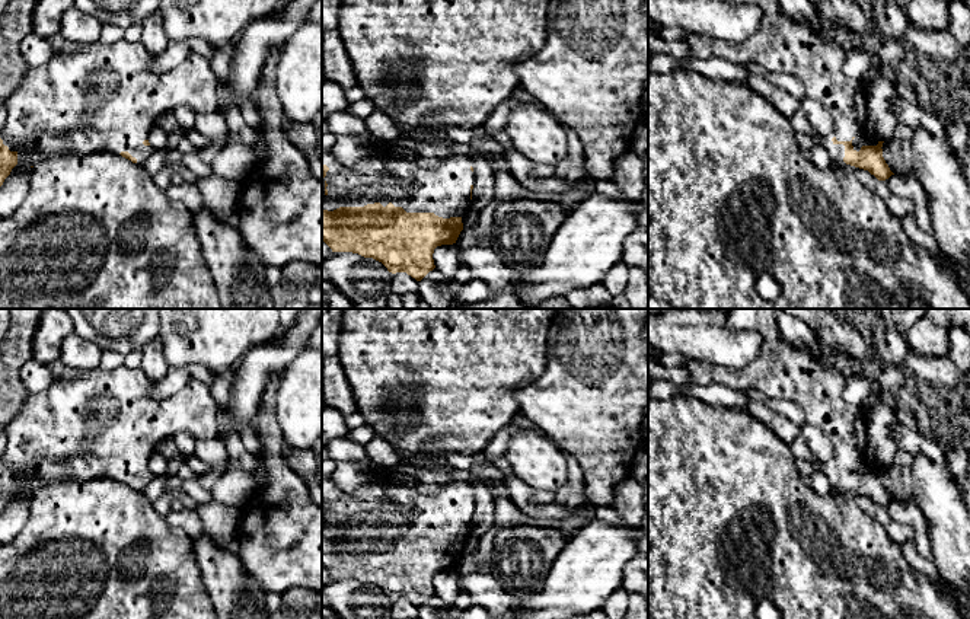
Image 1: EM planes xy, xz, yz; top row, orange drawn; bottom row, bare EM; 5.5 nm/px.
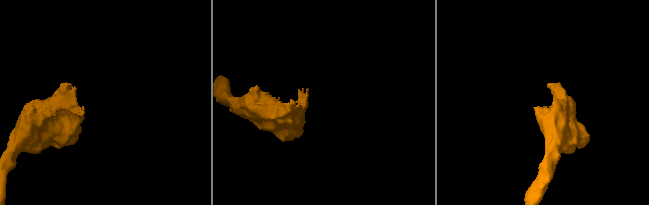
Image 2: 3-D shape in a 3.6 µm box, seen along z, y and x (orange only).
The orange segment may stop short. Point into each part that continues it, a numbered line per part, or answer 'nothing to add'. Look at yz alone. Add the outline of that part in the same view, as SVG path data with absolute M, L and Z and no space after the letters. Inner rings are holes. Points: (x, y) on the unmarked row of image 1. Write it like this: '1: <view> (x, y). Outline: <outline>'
1: yz (781, 370). Outline: M730 309L727 313L727 326L731 331L757 331L765 342L759 355L740 370L724 366L714 366L708 361L689 360L686 370L693 385L708 386L712 383L724 385L737 390L759 390L770 399L782 399L801 406L805 422L821 431L833 447L833 457L821 463L821 470L829 475L833 489L843 488L843 468L851 468L853 476L859 478L862 472L877 472L871 452L867 418L861 406L843 401L843 389L848 379L836 368L820 364L808 351L789 344L776 320L778 309Z

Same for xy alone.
1: xy (86, 424). Outline: M60 361L51 363L50 368L55 380L47 389L28 395L20 412L4 430L7 444L0 457L0 465L10 478L28 475L33 492L50 484L96 478L128 478L137 485L137 491L143 491L154 478L143 468L149 466L150 454L160 440L178 431L188 431L197 440L220 435L220 405L200 380L188 380L172 396L151 398L154 383L143 368L121 366L114 370L73 370Z

